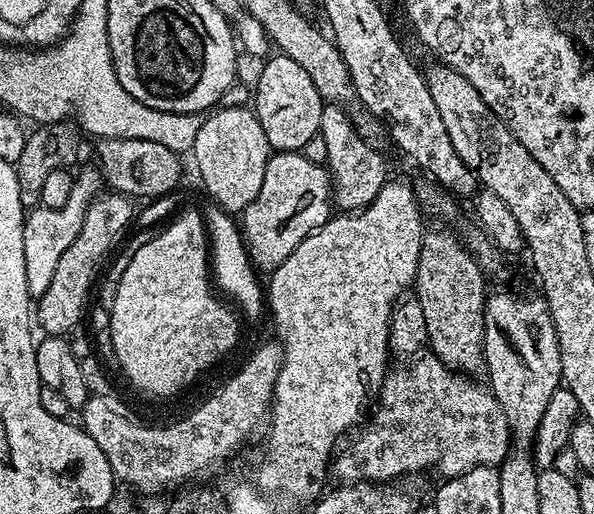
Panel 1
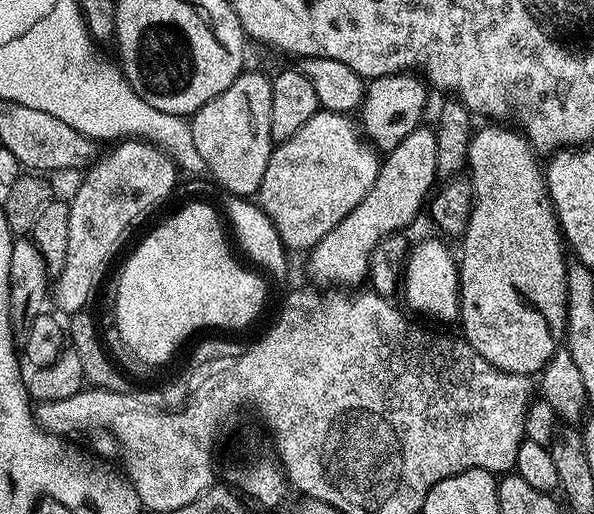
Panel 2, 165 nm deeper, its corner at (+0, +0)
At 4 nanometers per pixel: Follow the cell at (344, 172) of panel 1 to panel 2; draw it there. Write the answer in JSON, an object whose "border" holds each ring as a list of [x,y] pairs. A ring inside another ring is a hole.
{"border":[[[395,72],[392,76],[374,76],[367,81],[364,100],[358,109],[358,124],[369,144],[387,154],[415,128],[421,127],[424,107],[428,104],[430,88],[419,75]]]}

